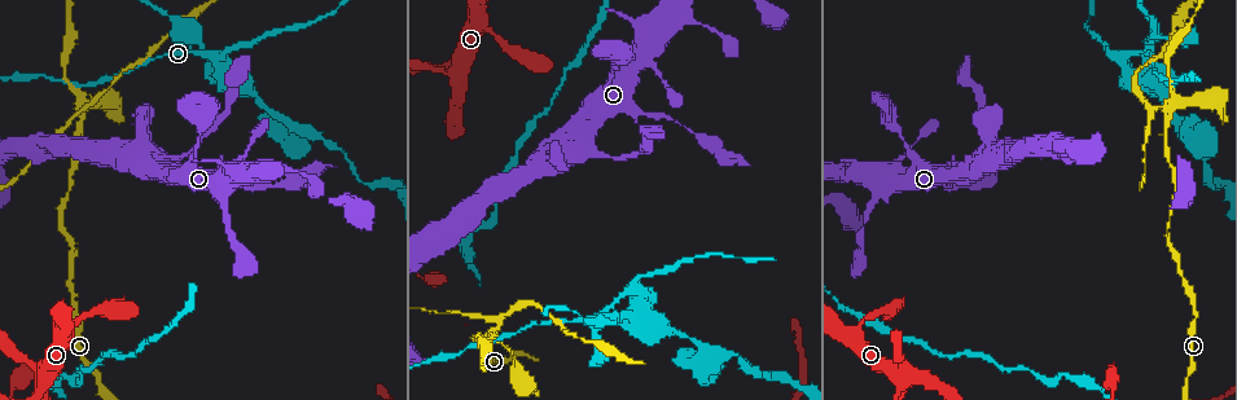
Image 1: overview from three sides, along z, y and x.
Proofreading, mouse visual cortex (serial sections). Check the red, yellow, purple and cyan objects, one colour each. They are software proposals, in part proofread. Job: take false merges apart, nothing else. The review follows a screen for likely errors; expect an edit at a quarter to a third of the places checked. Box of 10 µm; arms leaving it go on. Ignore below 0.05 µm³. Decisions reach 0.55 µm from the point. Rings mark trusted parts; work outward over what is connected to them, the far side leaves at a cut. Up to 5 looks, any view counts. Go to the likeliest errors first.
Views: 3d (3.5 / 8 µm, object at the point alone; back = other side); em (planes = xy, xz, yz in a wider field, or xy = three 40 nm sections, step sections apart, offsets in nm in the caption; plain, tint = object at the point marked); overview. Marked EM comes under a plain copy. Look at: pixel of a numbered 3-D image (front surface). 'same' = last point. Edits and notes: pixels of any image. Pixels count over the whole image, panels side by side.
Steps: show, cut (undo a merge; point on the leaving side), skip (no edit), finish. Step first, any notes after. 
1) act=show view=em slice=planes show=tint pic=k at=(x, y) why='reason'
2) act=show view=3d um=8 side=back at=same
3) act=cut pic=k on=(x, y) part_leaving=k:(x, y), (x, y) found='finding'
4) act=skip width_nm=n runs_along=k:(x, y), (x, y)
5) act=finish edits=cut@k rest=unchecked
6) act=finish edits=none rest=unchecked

act=show view=3d um=8 pic=1 at=(1167, 111) why='abrupt turn'

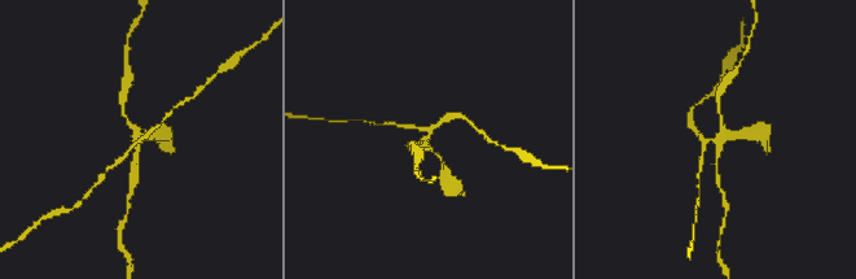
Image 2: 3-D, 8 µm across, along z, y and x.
act=show view=em slice=xy step=3 show=tint at=same why='now the EM'

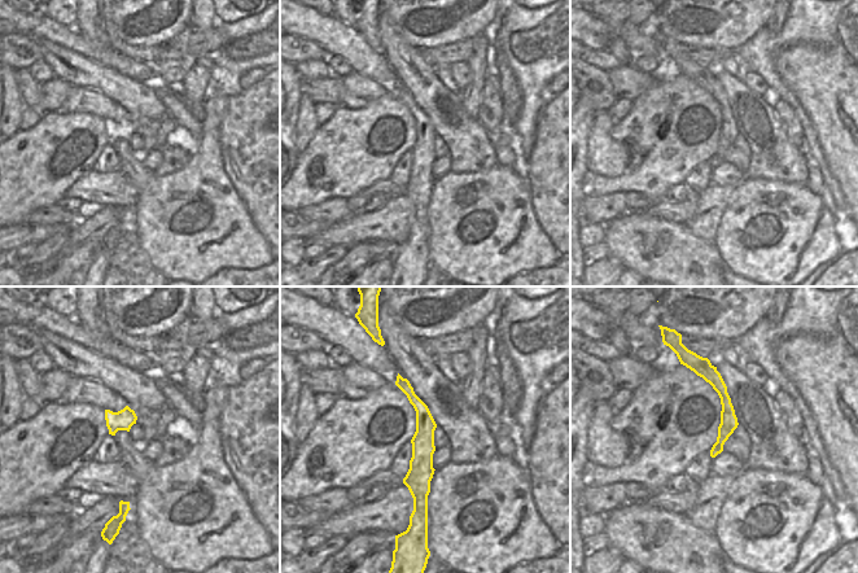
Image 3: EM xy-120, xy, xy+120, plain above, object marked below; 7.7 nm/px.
act=cut pic=2 on=(690, 123) part_leaving=2:(709, 139), (692, 127), (693, 107) found='a second cell is stuck on'

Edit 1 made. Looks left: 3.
act=show view=overview why='redraw'

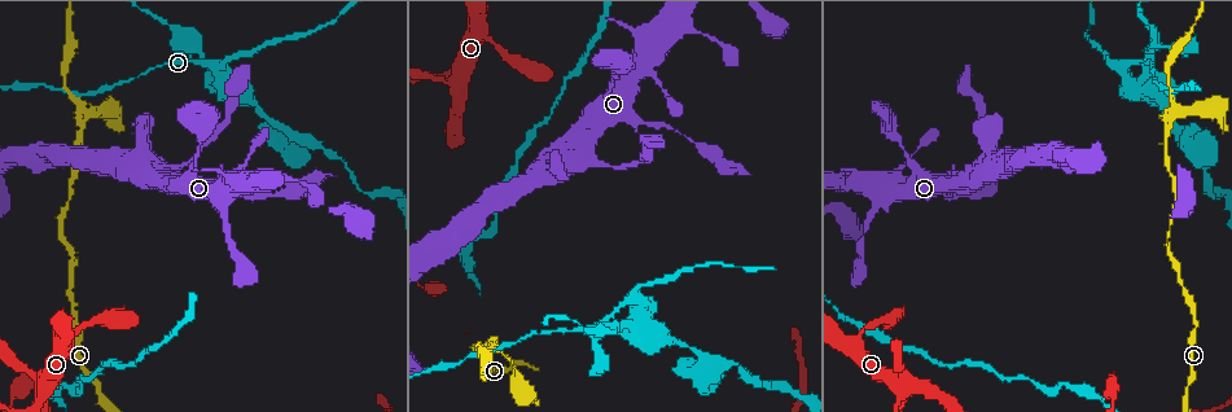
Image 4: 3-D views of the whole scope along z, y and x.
act=show view=em slice=planes show=tint pic=4 at=(642, 321) why='branch point'

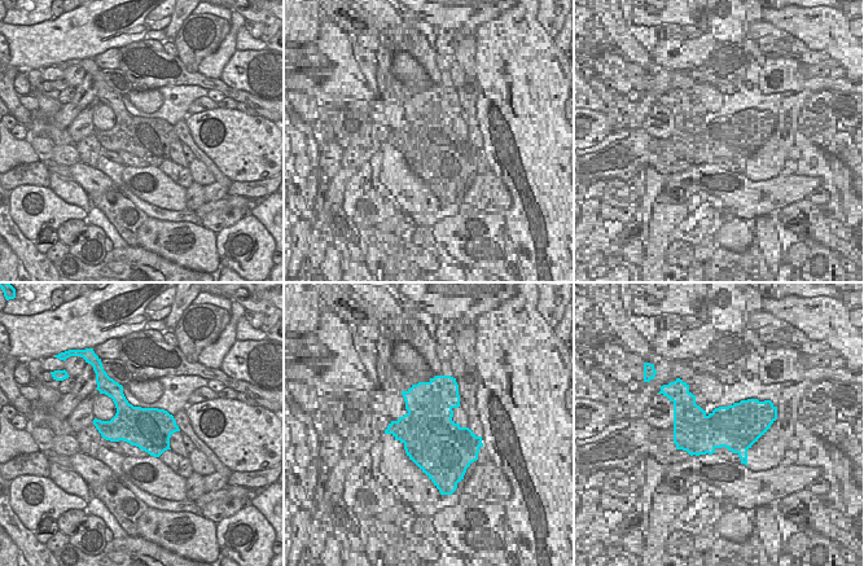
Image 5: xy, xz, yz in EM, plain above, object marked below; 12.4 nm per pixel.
act=show view=3d um=3.5 at=same

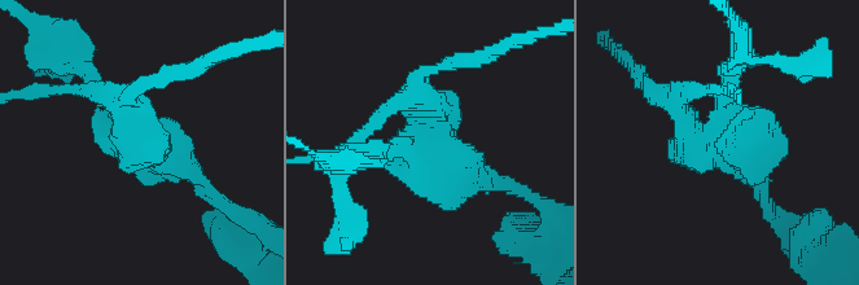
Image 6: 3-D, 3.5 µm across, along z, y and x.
act=cut pic=6 on=(480, 169) part_leaving=6:(434, 134), (461, 170), (517, 189) found='a second cell is stuck on'

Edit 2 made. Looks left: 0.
act=finish edits=cut@2,cut@6 rest=unchecked

